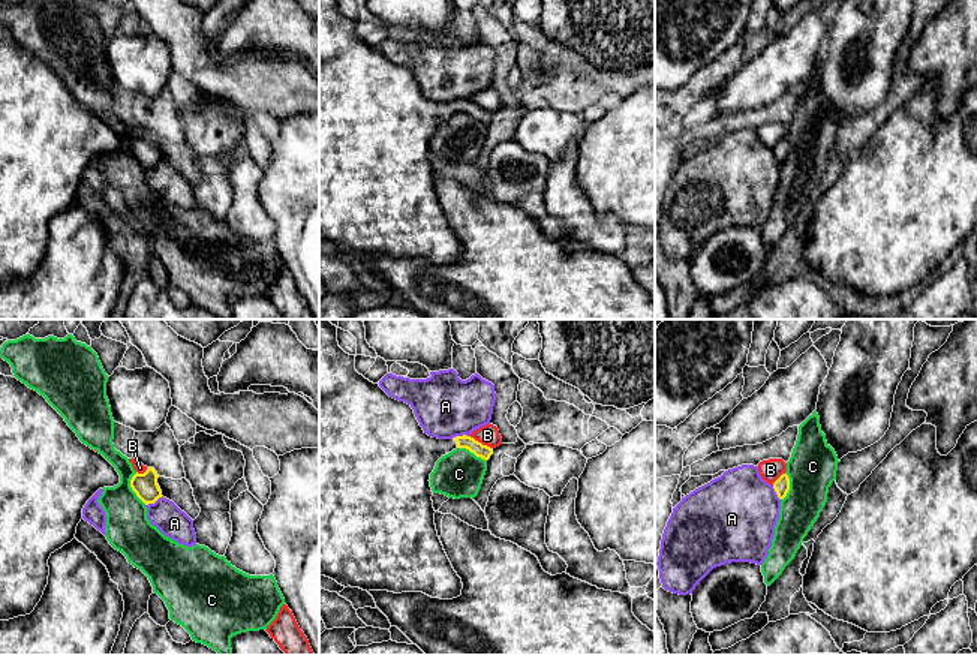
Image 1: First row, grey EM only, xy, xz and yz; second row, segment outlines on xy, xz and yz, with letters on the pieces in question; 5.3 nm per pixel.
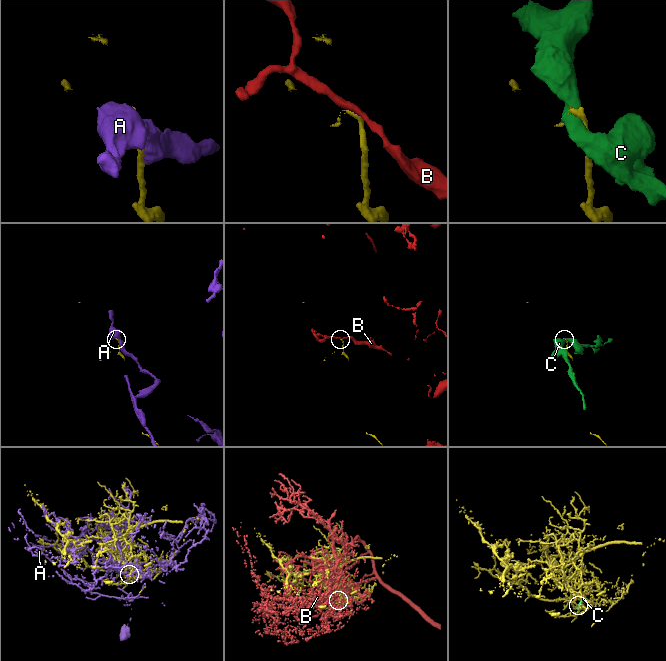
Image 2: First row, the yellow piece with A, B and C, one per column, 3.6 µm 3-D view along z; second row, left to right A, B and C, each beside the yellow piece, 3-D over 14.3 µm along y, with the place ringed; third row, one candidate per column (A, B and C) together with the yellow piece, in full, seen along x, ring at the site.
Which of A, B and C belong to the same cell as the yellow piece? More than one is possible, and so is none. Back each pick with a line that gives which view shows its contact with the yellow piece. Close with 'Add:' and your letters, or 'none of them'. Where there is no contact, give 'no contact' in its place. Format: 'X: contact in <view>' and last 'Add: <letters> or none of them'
Add: none of them

